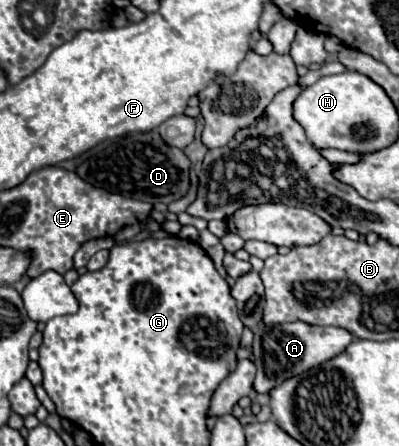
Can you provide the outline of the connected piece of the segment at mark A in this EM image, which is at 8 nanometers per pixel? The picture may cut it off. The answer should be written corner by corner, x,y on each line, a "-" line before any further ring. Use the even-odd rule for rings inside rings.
302,321
284,323
284,325
260,325
254,331
254,365
256,365
256,379
254,389
256,393
268,393
272,387
278,387
284,379
292,375
300,375
336,355
340,355
352,341
352,335
342,327
318,327
308,325

